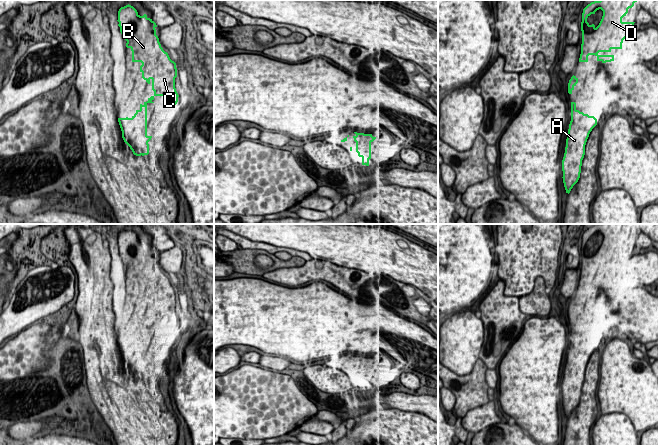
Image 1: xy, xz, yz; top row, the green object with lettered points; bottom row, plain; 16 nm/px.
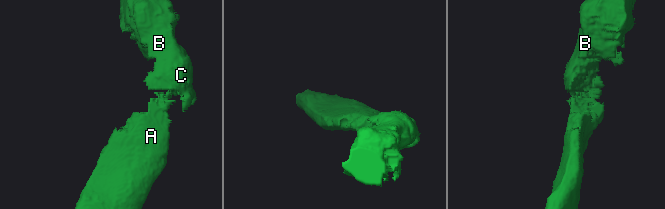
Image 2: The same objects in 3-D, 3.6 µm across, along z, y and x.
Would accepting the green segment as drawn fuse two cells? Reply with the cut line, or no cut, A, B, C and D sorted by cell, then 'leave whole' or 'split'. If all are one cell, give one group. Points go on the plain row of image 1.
no cut; A B C D; leave whole

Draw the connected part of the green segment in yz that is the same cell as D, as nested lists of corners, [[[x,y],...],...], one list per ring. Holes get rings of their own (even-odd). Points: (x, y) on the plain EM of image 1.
[[[599,224],[588,228],[582,237],[581,255],[582,268],[579,286],[588,286],[589,279],[595,279],[597,285],[602,287],[614,285],[614,279],[599,279],[599,276],[611,276],[612,273],[622,273],[623,264],[630,259],[634,254],[635,246],[623,246],[622,242],[628,237],[628,233],[634,230],[637,224]],[[597,234],[603,235],[602,243],[596,251],[594,248],[590,249],[587,242],[591,238],[595,238]]]

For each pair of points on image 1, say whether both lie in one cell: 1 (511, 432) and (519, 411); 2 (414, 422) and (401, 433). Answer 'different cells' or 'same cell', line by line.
1: different cells
2: same cell

